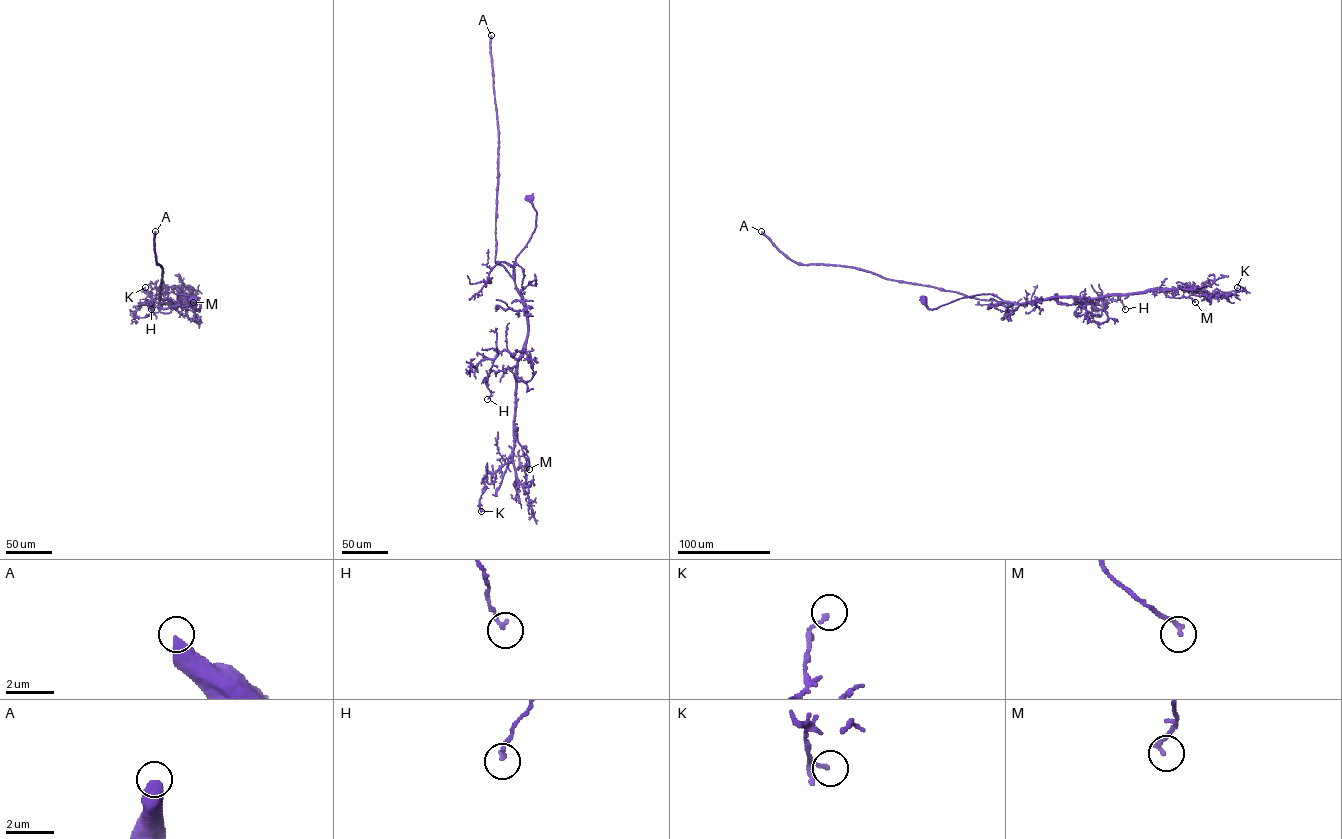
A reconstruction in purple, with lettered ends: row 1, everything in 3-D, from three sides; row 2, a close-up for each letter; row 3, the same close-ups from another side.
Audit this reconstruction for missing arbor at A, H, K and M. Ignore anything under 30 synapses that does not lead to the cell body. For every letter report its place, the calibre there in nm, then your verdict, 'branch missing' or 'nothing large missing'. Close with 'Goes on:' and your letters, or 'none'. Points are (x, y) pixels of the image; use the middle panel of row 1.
A: place (491, 35); calibre 550 nm; branch missing
H: place (487, 399); calibre 160 nm; nothing large missing
K: place (481, 511); calibre 160 nm; nothing large missing
M: place (529, 469); calibre 200 nm; nothing large missing
Goes on: A

